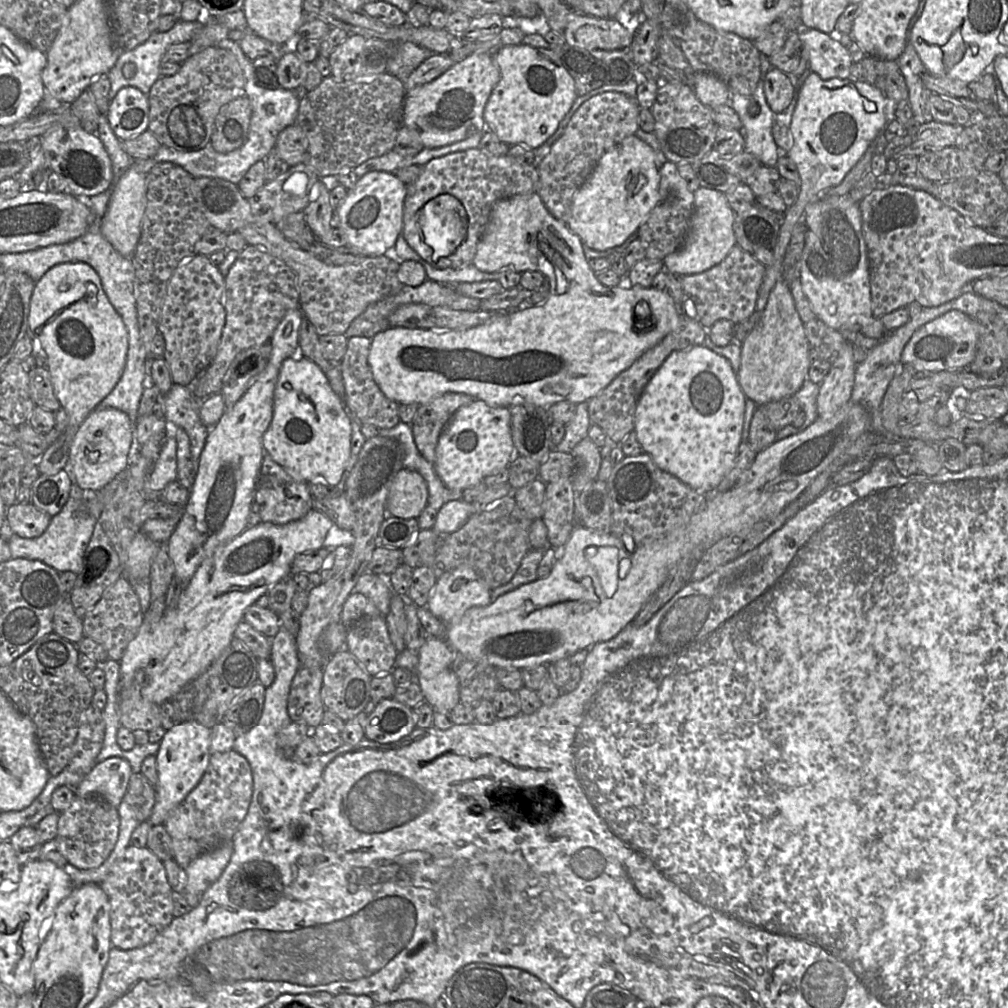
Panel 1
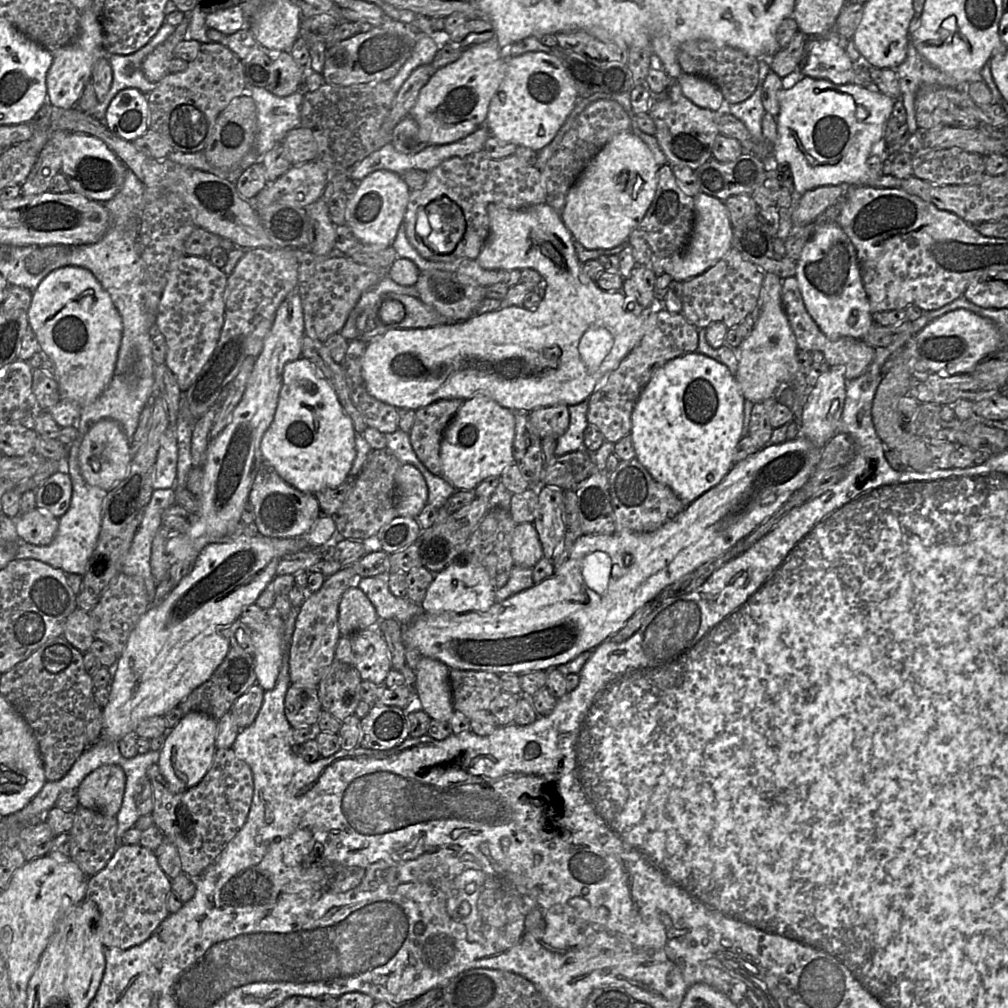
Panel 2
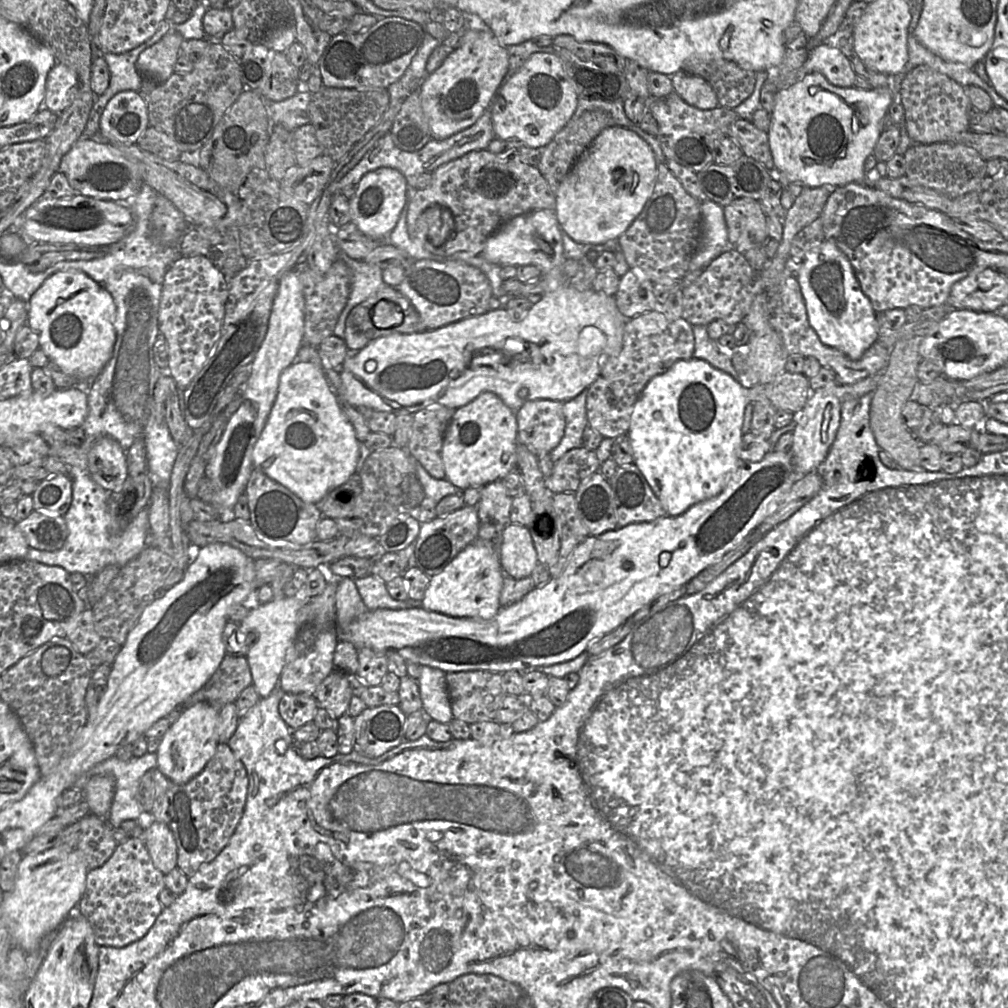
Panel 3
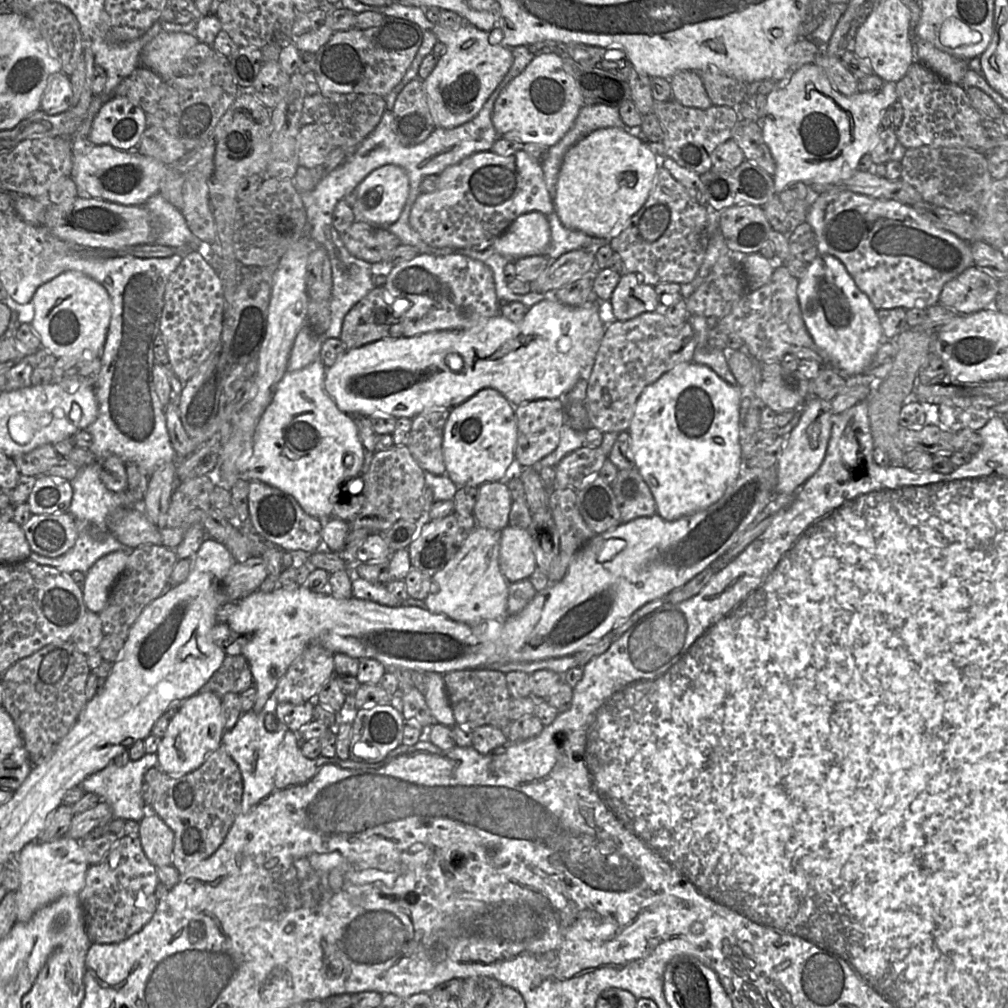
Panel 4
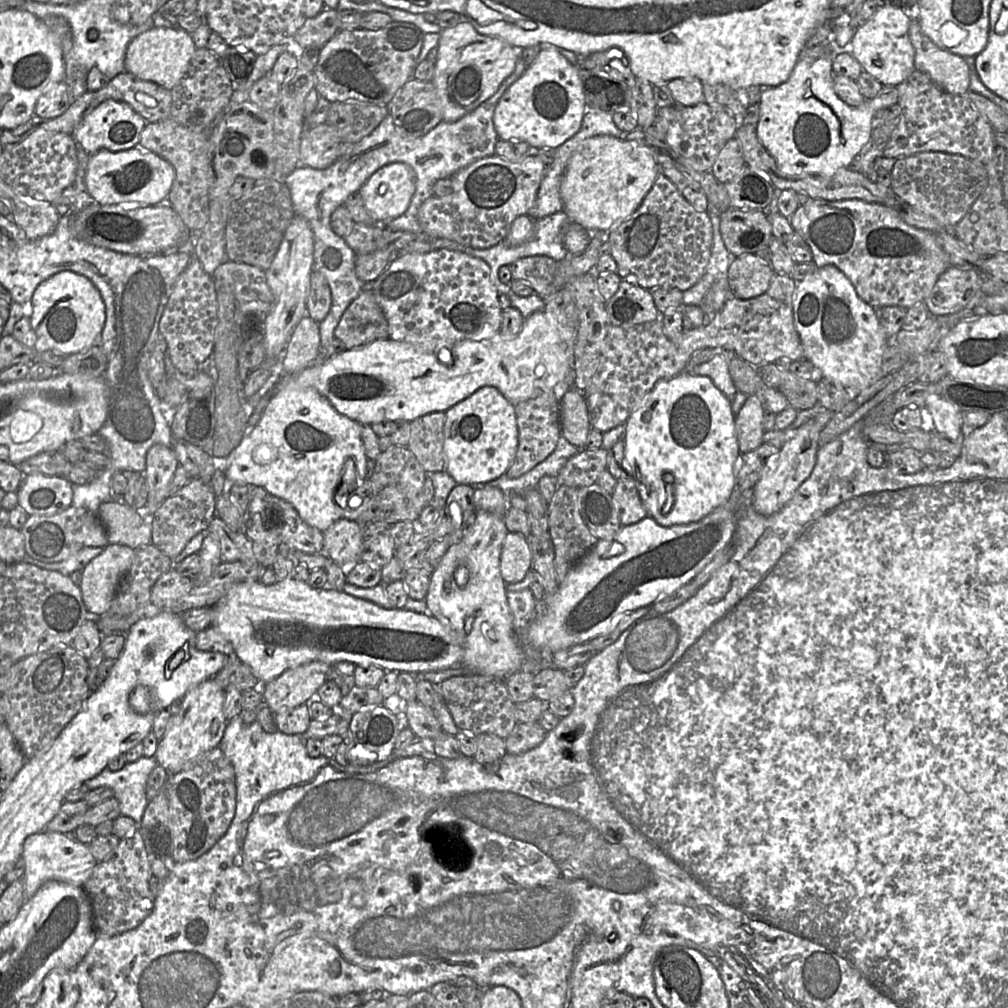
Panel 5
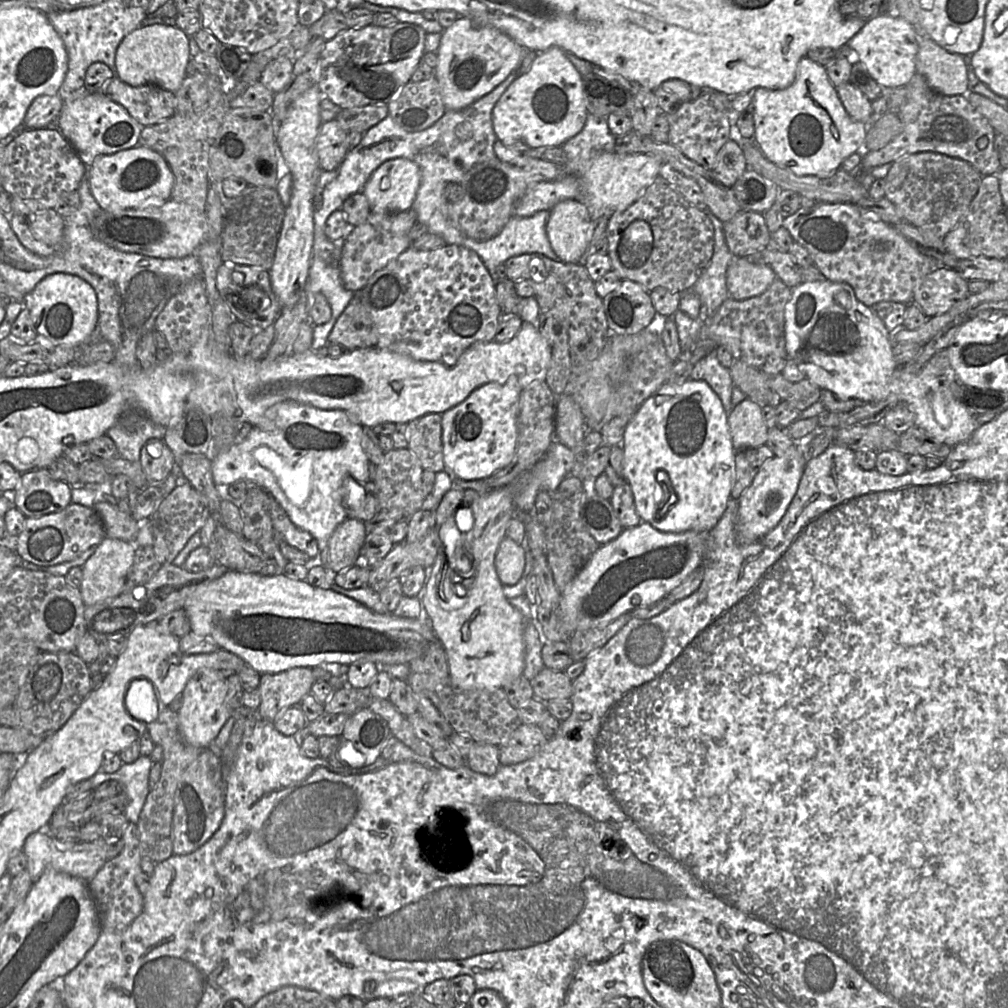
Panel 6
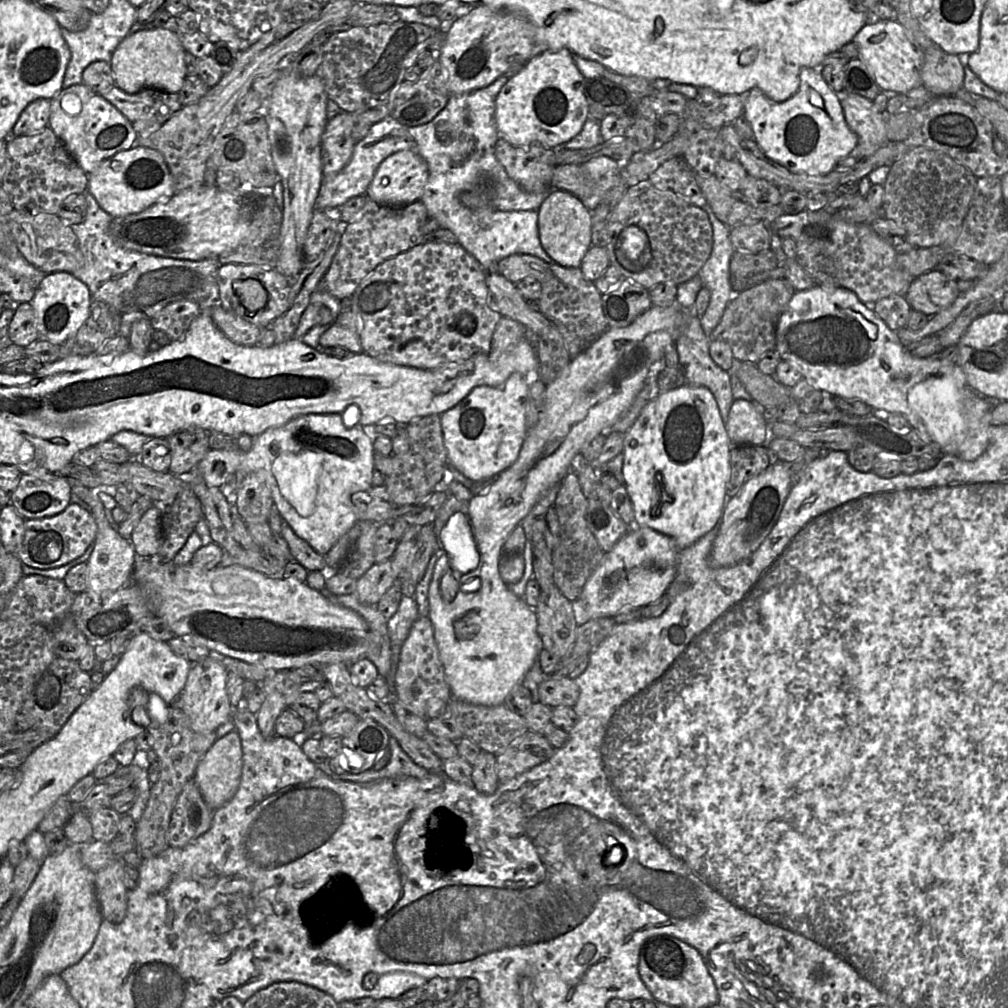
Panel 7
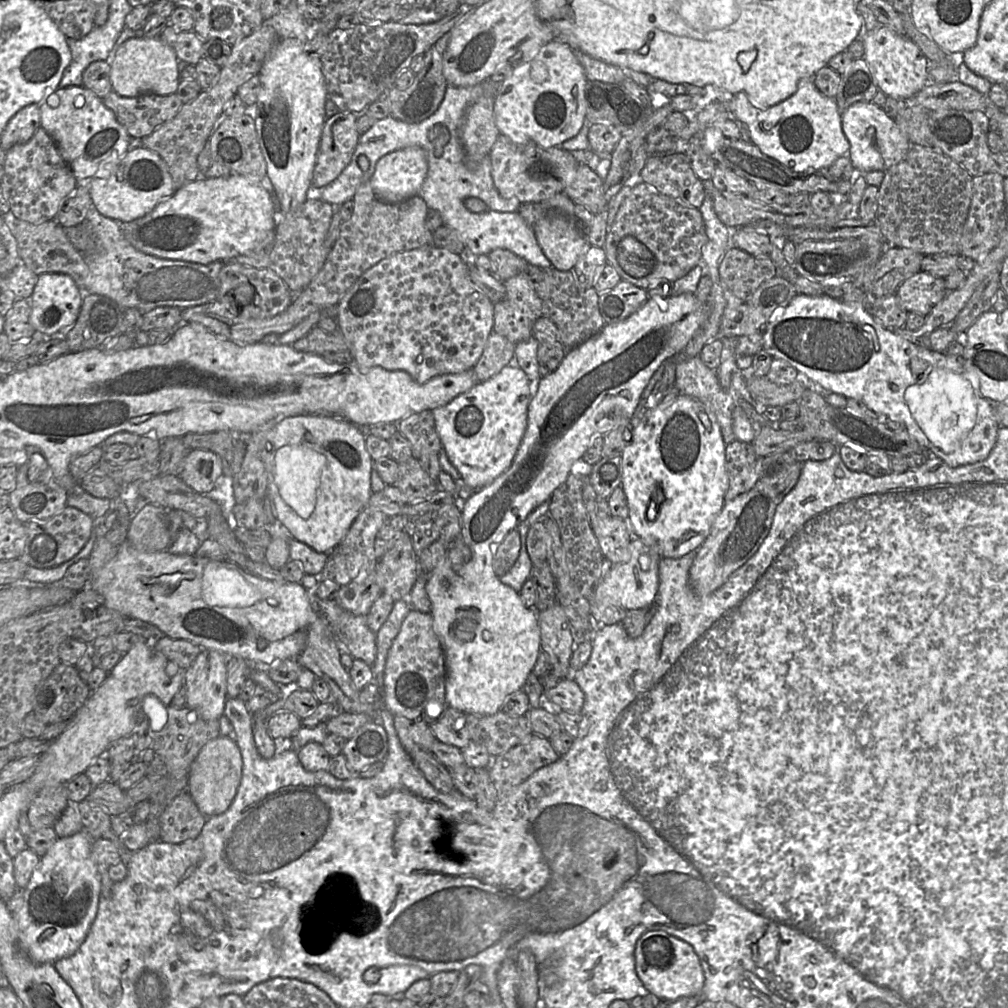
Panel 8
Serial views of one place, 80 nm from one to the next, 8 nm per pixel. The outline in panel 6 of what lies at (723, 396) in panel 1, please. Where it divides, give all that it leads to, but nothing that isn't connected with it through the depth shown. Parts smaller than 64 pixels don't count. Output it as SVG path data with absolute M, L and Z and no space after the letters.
M687 379L680 384L664 383L655 393L648 397L631 417L626 426L624 437L621 443L624 451L623 474L626 483L631 486L634 504L641 522L647 522L662 532L709 532L716 526L728 507L731 499L733 474L735 468L736 450L734 449L726 413L719 396L703 380Z

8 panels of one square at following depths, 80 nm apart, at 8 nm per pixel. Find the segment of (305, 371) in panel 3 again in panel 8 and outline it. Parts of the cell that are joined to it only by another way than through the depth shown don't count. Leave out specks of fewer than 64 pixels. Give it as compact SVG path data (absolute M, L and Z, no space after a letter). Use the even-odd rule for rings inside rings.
M303 414L287 418L280 418L273 429L267 435L267 441L261 451L261 459L267 473L267 485L273 497L274 508L277 521L286 528L286 533L290 538L294 538L305 543L319 553L329 554L345 537L350 526L358 514L368 506L371 492L371 468L372 458L365 445L365 436L362 429L344 420L342 417L333 415L312 415ZM193 449L188 453L179 477L196 492L206 494L213 489L222 474L222 460L216 453Z

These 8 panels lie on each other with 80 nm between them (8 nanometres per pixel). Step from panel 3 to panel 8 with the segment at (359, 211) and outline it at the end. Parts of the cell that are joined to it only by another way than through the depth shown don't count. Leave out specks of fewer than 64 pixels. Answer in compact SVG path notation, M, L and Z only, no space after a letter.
M410 146L382 156L369 183L378 197L398 203L418 195L427 173L425 150Z

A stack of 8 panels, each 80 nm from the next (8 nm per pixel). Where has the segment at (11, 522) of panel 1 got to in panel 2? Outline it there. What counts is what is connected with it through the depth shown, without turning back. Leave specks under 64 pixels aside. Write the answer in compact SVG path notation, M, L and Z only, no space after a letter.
M37 508L18 515L13 520L20 539L23 542L38 546L49 545L59 527L59 518Z

